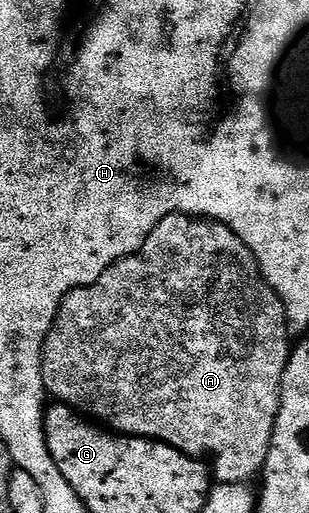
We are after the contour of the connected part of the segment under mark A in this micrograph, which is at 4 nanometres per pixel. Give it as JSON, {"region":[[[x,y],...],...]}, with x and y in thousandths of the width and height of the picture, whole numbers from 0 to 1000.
{"region":[[[544,419],[515,431],[515,439],[502,439],[469,476],[437,495],[359,517],[359,524],[327,534],[320,548],[217,571],[146,667],[146,758],[181,784],[207,786],[252,805],[317,819],[343,817],[356,825],[343,827],[356,834],[385,836],[388,846],[518,860],[544,871],[579,875],[599,887],[660,891],[683,904],[702,942],[803,943],[816,926],[848,924],[864,899],[890,813],[909,795],[916,727],[935,710],[935,651],[942,639],[916,587],[851,540],[825,493],[812,493],[803,478],[735,437],[618,419]]]}

